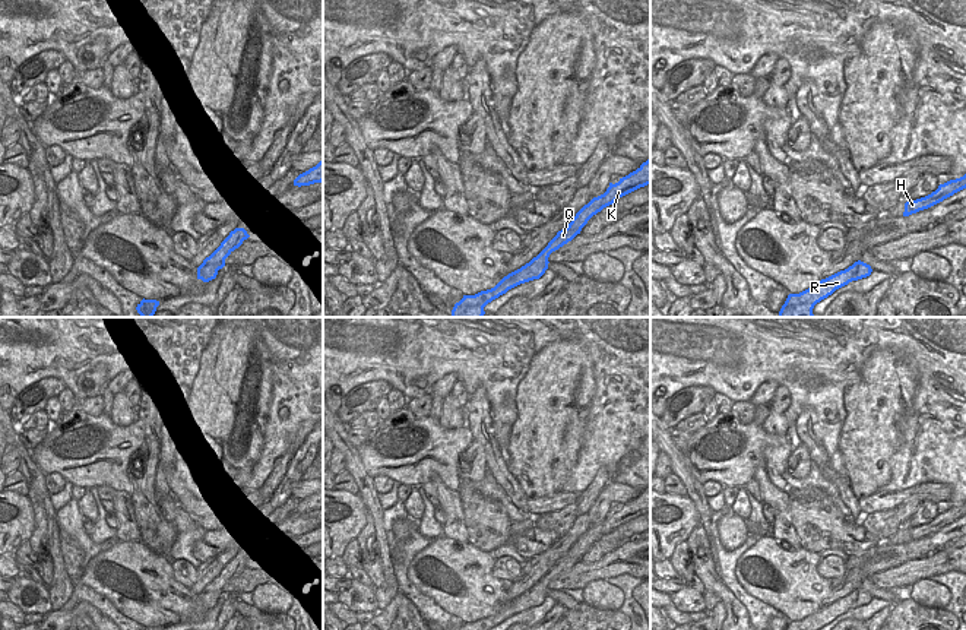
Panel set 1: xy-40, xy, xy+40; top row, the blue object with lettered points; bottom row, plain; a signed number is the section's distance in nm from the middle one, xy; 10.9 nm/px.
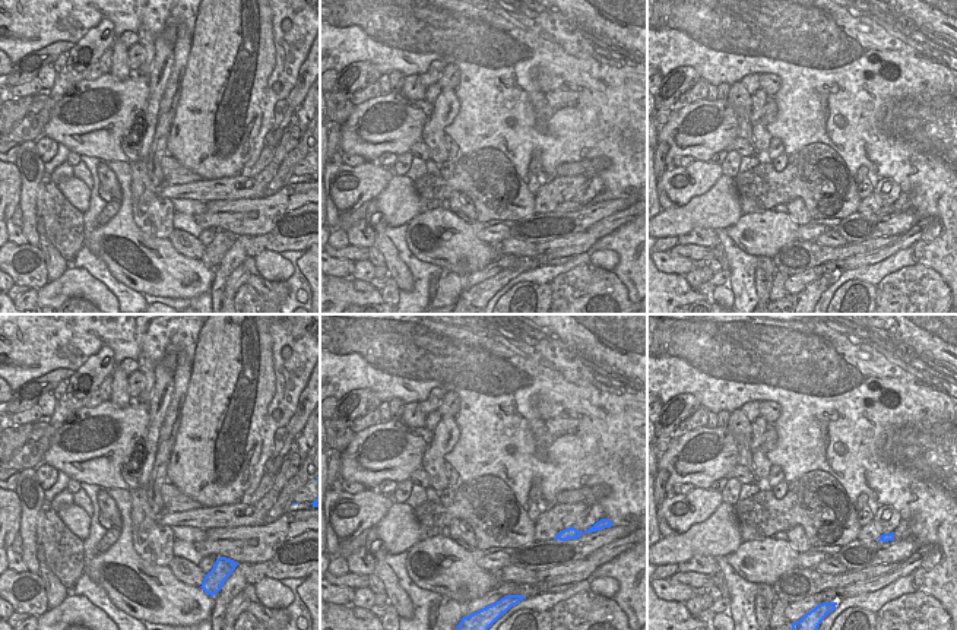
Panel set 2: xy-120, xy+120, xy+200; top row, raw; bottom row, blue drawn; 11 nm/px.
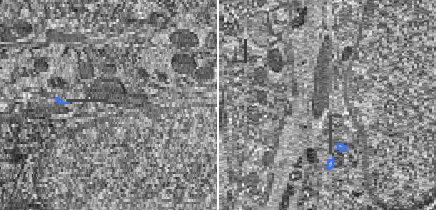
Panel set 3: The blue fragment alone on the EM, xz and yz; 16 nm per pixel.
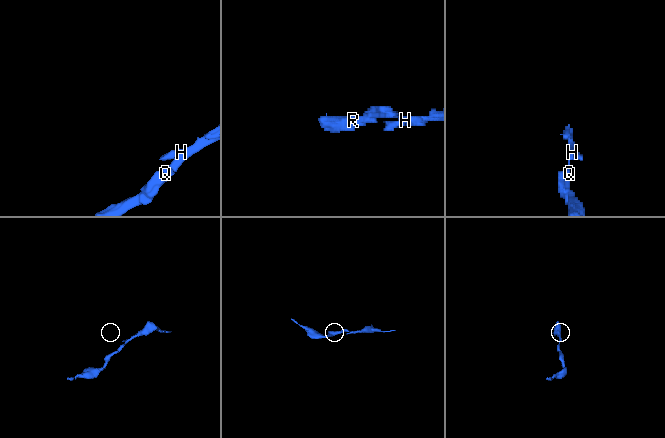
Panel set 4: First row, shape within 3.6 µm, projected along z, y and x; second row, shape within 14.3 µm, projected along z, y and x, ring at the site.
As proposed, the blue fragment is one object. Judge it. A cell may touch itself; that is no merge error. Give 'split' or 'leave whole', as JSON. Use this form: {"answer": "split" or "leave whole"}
{"answer": "leave whole"}

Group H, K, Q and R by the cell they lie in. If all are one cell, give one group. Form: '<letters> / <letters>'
H K Q R

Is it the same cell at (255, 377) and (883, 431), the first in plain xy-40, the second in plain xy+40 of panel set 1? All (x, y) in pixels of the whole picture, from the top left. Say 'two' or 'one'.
one

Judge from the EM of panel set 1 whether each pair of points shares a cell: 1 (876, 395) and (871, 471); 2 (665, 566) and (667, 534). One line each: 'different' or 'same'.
1: same
2: different

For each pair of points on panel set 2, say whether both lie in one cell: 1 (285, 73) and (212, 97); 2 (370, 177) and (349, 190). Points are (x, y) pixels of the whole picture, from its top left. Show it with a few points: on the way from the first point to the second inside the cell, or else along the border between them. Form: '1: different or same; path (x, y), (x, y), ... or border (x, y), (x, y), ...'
1: different; border (275, 46), (275, 67), (268, 79), (262, 113)
2: same; path (365, 181), (354, 187)

